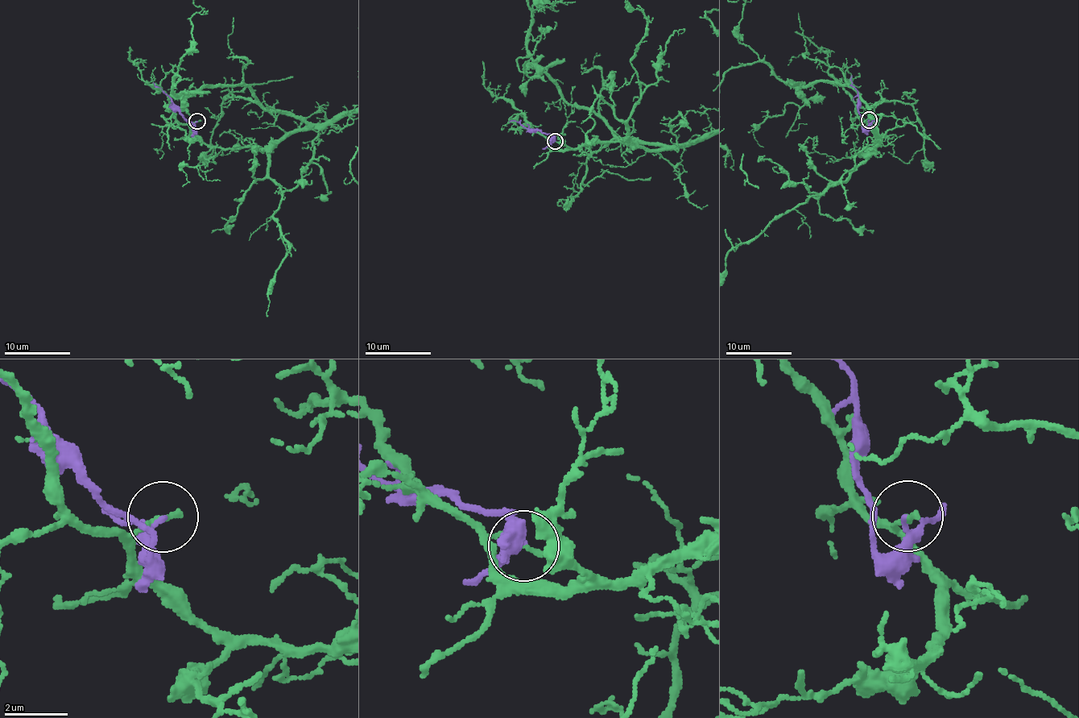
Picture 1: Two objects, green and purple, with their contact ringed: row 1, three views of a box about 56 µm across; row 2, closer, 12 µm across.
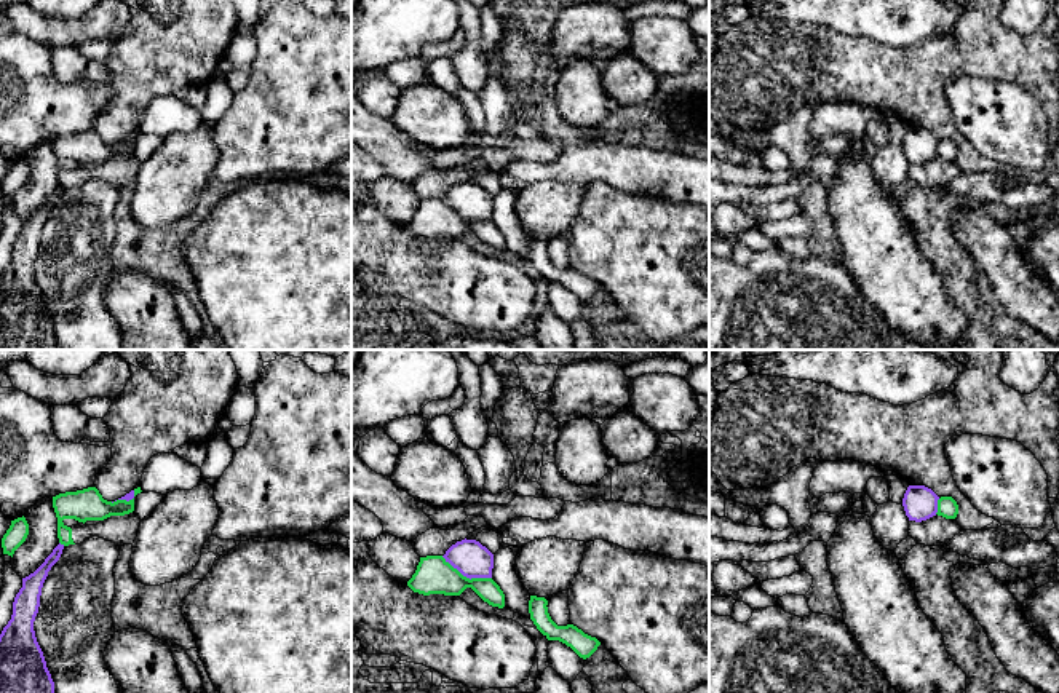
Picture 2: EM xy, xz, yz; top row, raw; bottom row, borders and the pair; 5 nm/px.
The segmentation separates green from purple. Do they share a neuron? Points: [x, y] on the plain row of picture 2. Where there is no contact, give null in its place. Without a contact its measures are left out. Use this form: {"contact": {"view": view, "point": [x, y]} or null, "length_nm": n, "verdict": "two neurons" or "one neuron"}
{"contact": {"view": "xz", "point": [465, 219]}, "length_nm": 280, "verdict": "two neurons"}

